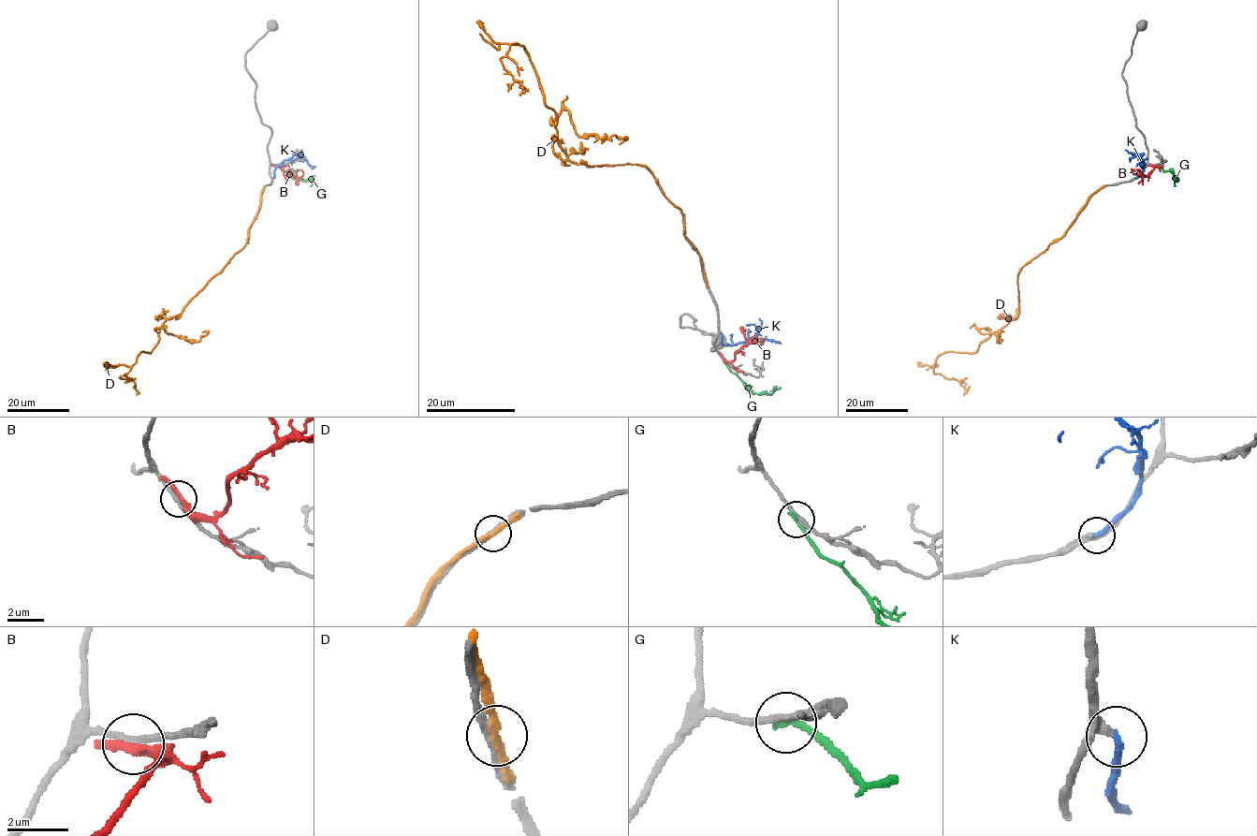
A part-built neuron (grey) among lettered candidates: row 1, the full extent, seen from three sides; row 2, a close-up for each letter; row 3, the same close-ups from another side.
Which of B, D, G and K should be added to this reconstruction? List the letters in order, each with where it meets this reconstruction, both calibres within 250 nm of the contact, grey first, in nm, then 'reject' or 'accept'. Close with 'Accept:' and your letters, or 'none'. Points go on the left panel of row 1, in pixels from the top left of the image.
B: (274, 165) | 190/280 nm | reject
D: (263, 189) | 260/240 nm | reject
G: (277, 165) | 200/240 nm | reject
K: (274, 178) | 240/240 nm | accept
Accept: K

